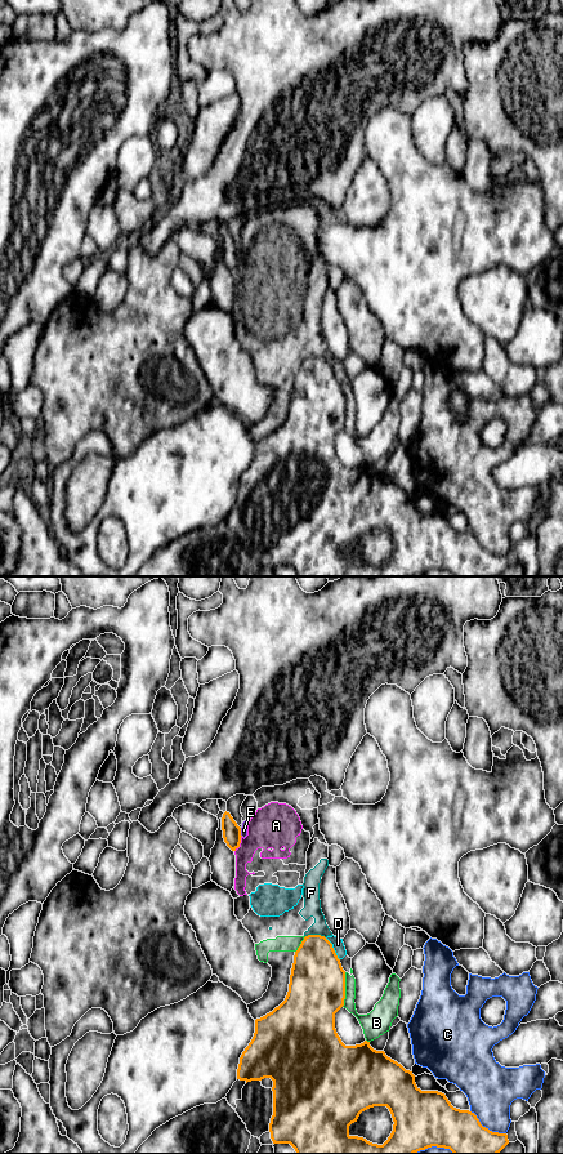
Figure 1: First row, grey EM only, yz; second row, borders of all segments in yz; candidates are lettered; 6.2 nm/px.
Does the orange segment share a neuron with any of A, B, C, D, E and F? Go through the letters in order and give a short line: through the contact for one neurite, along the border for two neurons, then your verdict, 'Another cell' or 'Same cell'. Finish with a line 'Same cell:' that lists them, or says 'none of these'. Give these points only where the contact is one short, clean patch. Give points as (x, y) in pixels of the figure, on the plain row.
A: Line: yz (241, 258), (241, 264), (235, 273). Another cell
B: Another cell
C: Another cell
D: Line: yz (325, 360), (339, 382). Another cell
E: Line: yz (240, 250), (242, 258). Another cell
F: Another cell
Same cell: none of these

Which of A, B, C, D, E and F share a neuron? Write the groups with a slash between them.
A B D E F / C

